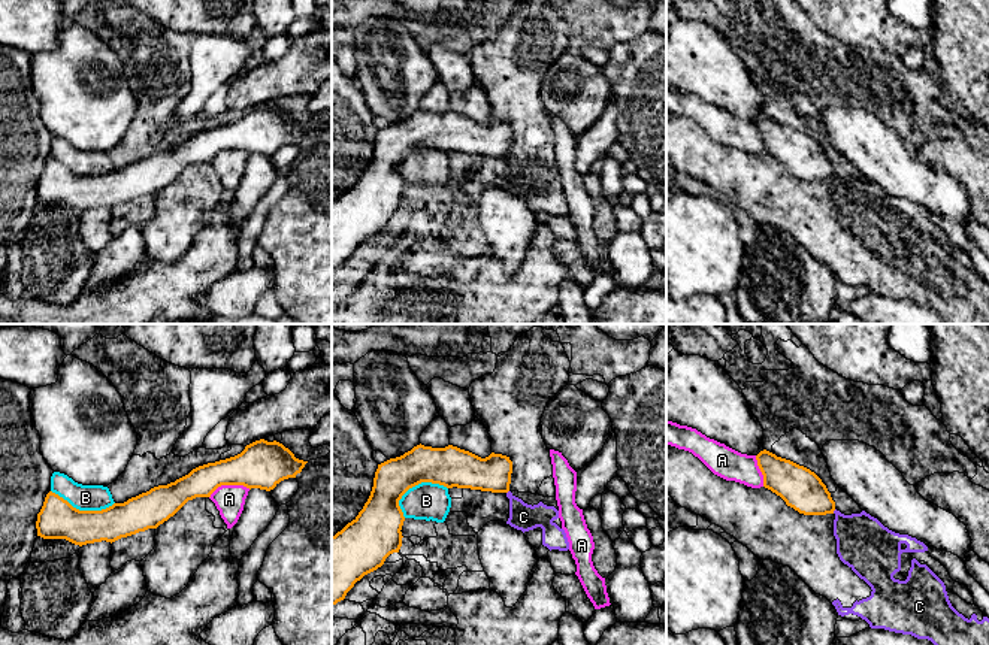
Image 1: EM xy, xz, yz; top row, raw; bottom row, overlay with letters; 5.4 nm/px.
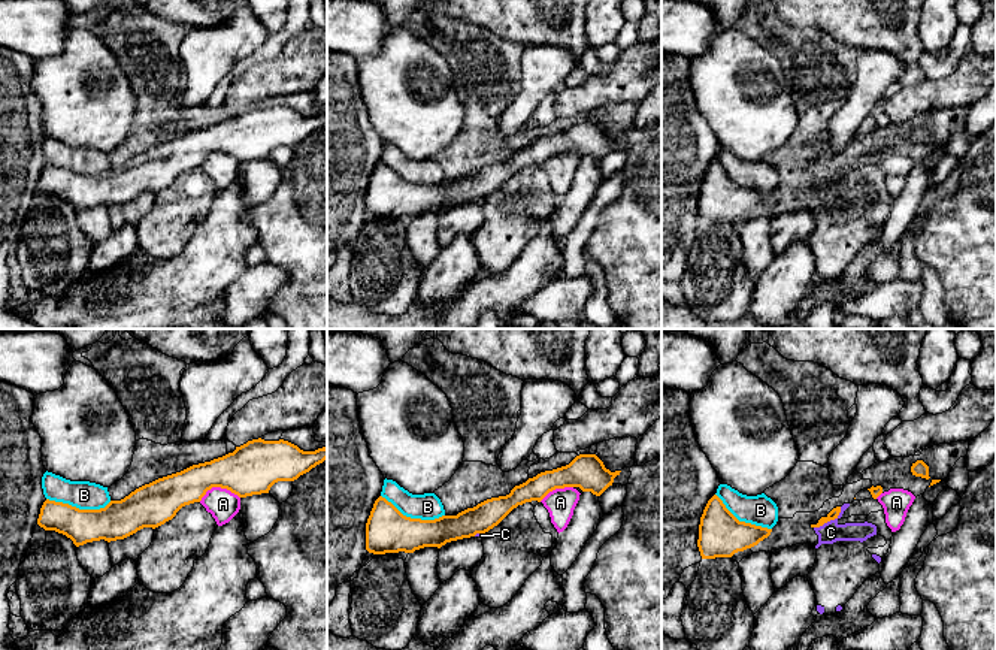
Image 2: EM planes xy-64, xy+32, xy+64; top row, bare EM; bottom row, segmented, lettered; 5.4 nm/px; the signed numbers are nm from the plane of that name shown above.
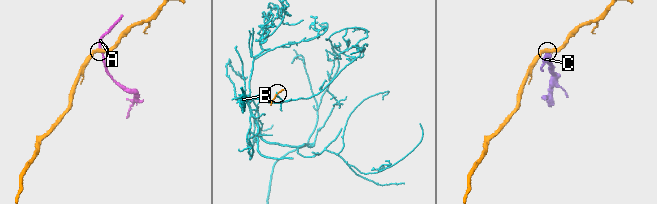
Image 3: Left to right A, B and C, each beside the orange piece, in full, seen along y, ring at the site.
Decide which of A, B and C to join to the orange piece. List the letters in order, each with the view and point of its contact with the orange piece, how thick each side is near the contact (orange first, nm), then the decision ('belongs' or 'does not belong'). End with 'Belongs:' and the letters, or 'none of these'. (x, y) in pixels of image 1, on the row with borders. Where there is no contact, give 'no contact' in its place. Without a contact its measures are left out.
A: contact xy (229, 484); calibres 260 and 160 nm; does not belong
B: contact xz (414, 485); calibres 240 and 200 nm; does not belong
C: contact yz (834, 509); calibres 220 and 300 nm; does not belong
Belongs: none of these

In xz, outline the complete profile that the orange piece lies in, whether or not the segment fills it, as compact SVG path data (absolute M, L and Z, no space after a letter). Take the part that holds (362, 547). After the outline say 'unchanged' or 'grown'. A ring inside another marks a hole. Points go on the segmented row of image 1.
M417 445L400 457L390 458L375 472L373 487L359 515L332 536L332 606L365 575L376 570L402 546L405 521L399 506L402 496L421 482L447 488L471 488L508 493L512 461L492 452L481 458L448 445Z; unchanged

